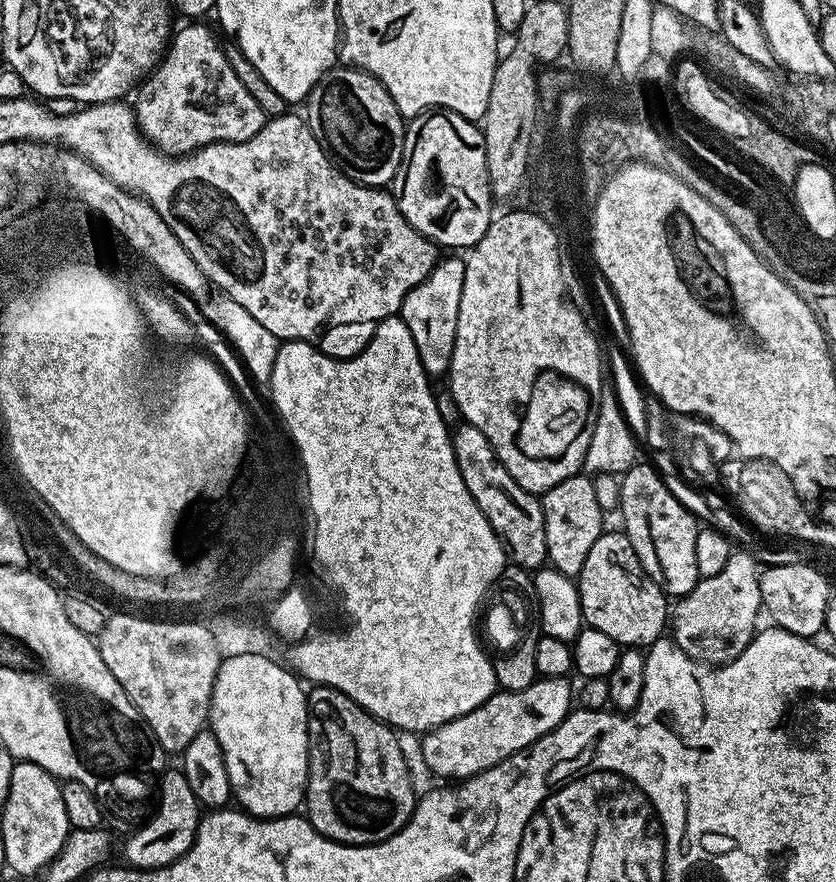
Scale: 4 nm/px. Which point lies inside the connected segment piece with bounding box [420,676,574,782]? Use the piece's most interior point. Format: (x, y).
(509, 721)

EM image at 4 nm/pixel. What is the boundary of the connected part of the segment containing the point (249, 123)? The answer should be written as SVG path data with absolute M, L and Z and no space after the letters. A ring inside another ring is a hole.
M188 22L181 32L179 29L171 37L160 63L152 69L135 93L137 96L136 100L134 99L134 111L136 125L140 127L140 135L152 147L166 153L167 156L186 156L208 144L246 142L254 138L258 130L262 130L266 119L262 106L254 102L250 90L246 90L238 74L234 74L234 66L230 66L224 53L224 44L216 41L215 34L206 25L200 23L204 22Z

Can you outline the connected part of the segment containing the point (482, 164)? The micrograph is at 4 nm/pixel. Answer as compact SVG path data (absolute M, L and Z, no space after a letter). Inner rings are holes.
M434 108L411 117L404 129L404 157L394 195L406 222L427 240L452 248L448 250L471 250L494 219L483 131L448 108Z

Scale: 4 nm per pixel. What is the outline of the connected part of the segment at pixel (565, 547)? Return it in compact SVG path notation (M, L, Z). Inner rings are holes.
M577 474L558 482L546 493L543 493L544 521L546 522L547 563L557 568L562 574L579 577L586 556L594 547L594 542L606 530L606 514L598 506L598 498L594 494L594 482L588 474Z

